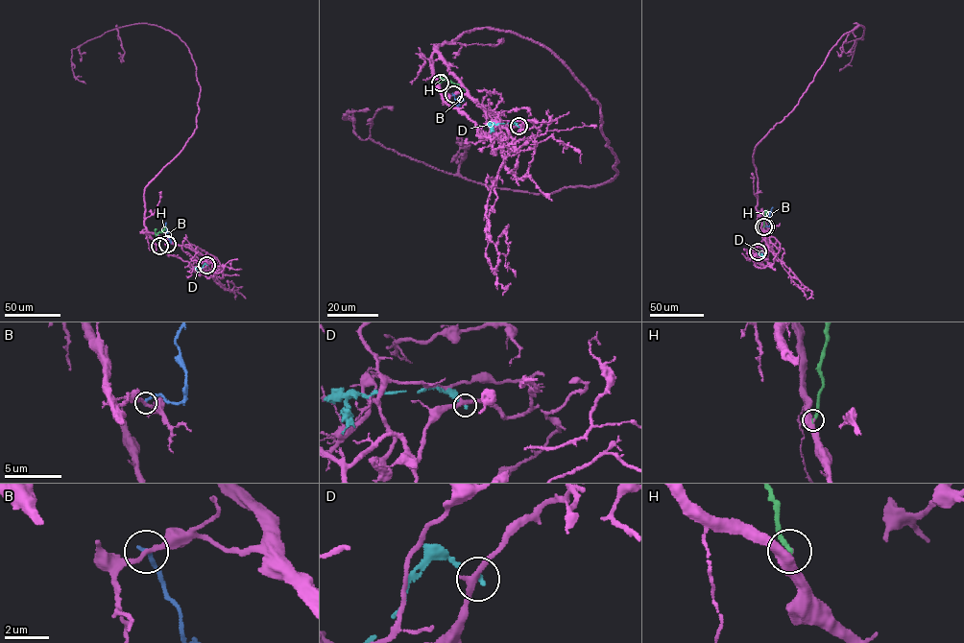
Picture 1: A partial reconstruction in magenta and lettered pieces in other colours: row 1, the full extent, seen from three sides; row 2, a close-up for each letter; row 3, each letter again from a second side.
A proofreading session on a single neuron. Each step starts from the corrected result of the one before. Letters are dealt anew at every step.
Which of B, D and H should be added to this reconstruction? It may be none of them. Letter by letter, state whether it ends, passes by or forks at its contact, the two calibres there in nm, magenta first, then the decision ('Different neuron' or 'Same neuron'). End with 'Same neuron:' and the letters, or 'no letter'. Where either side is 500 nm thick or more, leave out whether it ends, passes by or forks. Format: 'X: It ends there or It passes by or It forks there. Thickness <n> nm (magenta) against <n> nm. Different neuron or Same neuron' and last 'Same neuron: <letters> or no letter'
B: It ends there. Thickness 200 nm (magenta) against 200 nm. Different neuron
D: It ends there. Thickness 280 nm (magenta) against 180 nm. Different neuron
H: It ends there. Thickness 380 nm (magenta) against 220 nm. Same neuron
Same neuron: H

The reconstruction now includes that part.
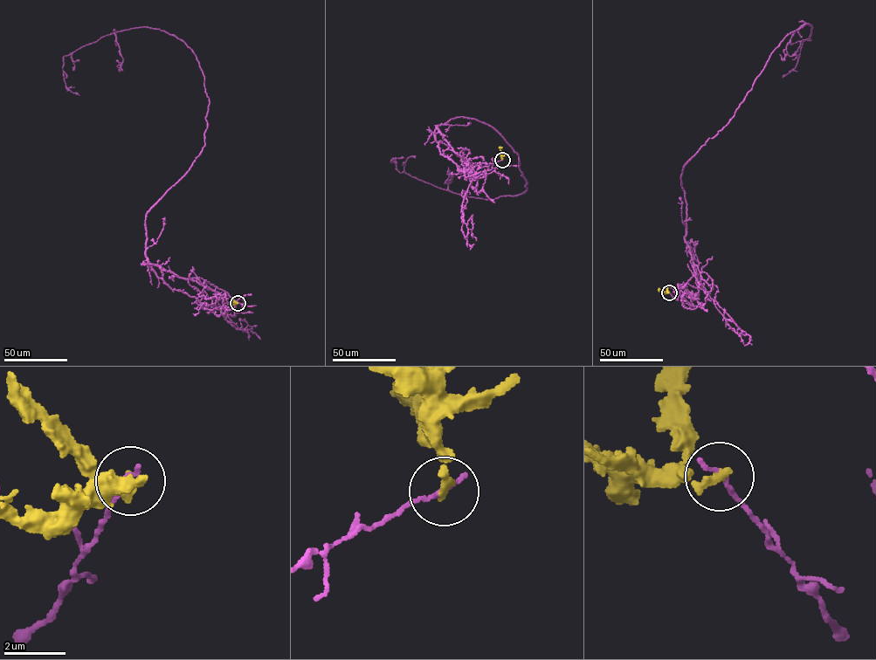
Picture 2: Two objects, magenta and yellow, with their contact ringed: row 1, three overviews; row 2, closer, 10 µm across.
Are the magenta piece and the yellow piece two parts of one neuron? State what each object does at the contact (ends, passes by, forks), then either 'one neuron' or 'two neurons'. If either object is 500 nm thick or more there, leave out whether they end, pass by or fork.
magenta ends there; yellow ends there; two neurons

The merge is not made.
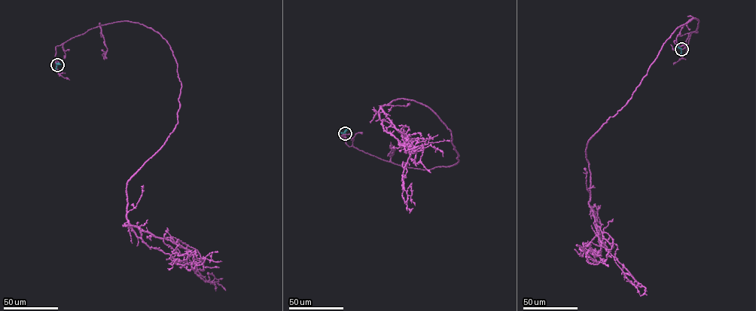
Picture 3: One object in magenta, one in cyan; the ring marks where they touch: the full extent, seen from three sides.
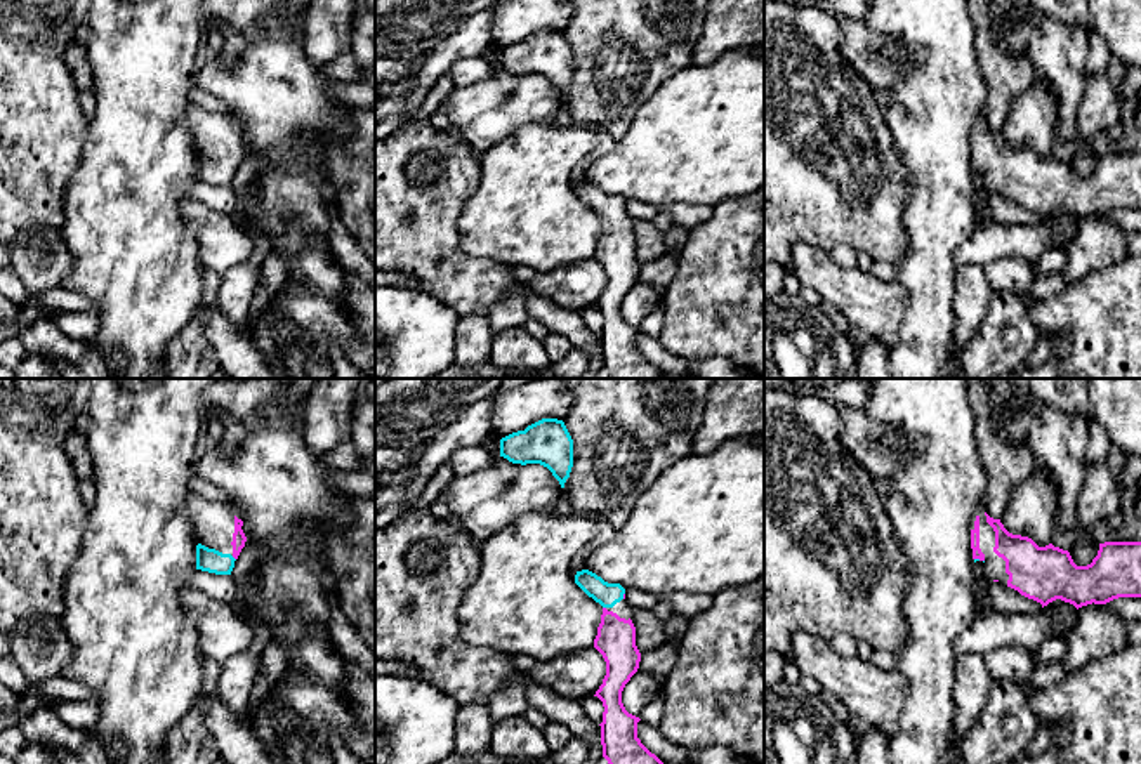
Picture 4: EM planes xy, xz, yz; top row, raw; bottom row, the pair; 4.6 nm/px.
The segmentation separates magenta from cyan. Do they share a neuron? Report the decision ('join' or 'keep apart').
join

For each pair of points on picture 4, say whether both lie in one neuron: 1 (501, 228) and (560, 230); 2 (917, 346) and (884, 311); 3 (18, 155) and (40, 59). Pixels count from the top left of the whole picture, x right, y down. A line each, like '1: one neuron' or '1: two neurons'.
1: one neuron
2: two neurons
3: one neuron

